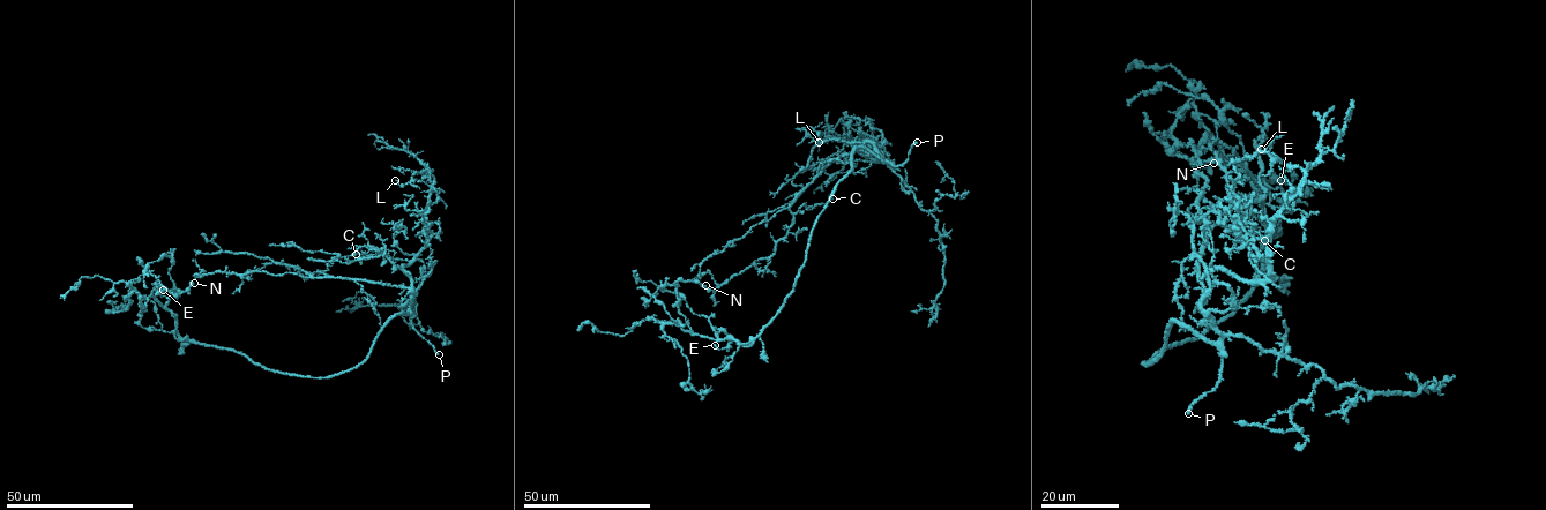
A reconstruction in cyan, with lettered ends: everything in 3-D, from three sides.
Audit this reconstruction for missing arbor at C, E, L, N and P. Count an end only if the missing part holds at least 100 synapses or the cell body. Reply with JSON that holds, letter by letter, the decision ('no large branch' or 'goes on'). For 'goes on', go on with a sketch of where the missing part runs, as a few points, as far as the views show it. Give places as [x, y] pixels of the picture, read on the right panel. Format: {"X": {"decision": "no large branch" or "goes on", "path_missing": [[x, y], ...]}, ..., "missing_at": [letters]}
{"C": {"decision": "no large branch"}, "E": {"decision": "no large branch"}, "L": {"decision": "no large branch"}, "N": {"decision": "no large branch"}, "P": {"decision": "goes on", "path_missing": [[1188, 413], [1172, 425], [1182, 435], [1210, 424], [1214, 449], [1205, 463]]}, "missing_at": ["P"]}

